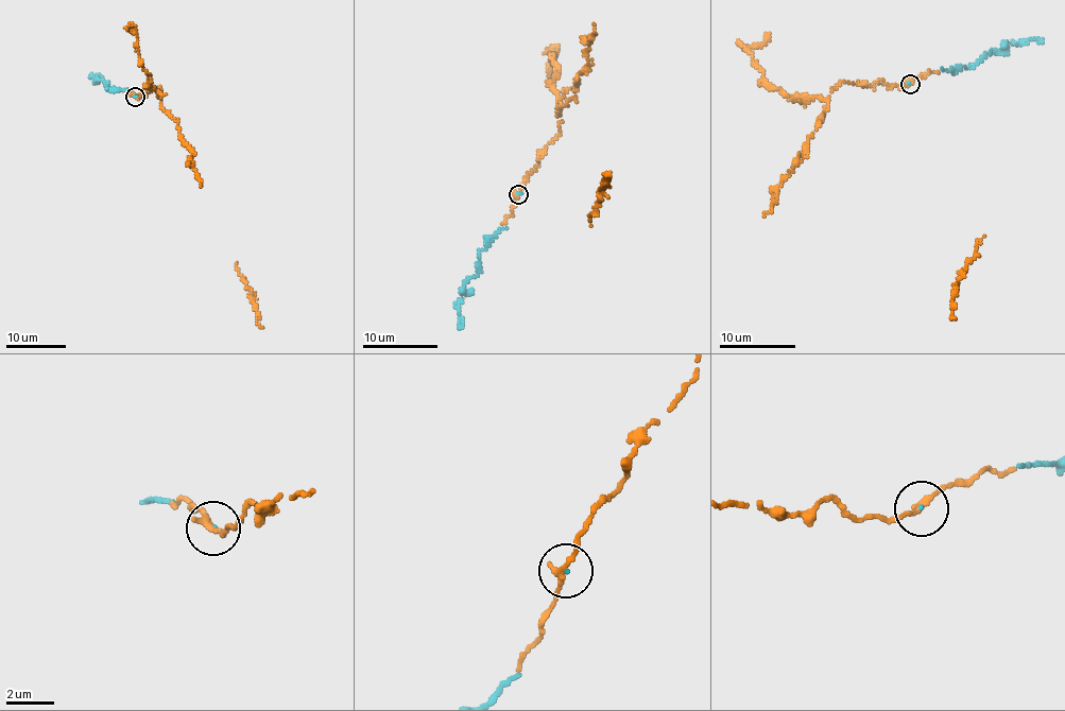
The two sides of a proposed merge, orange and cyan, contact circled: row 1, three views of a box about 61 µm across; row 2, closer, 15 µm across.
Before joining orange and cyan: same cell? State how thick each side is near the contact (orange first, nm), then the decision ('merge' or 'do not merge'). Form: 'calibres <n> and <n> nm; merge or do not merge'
calibres 280 and 90 nm; merge

